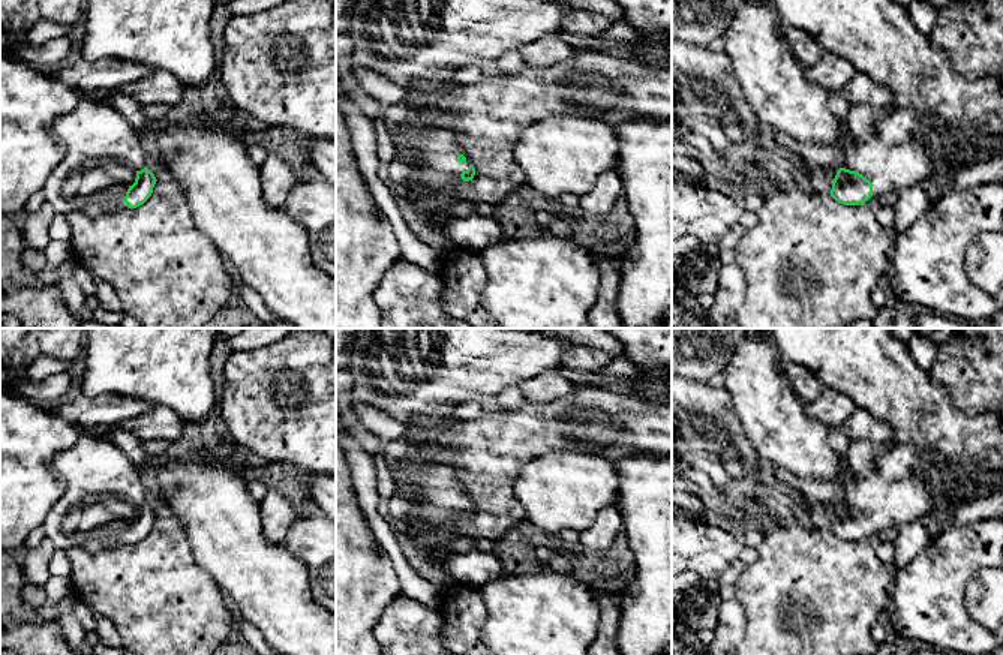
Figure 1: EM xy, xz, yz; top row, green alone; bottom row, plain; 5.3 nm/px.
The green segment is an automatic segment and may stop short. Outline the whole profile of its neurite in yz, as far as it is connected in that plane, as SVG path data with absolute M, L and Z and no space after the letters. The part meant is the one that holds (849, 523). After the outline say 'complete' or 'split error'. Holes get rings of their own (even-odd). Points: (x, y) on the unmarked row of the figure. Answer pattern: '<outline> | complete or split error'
M840 504L832 517L831 532L844 541L859 541L871 534L873 520L862 510Z | complete

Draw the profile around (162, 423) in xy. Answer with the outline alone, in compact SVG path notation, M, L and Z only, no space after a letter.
M156 405L148 412L121 424L96 426L82 432L94 436L108 436L112 429L123 429L139 441L159 439L174 442L183 438L186 426L187 423L181 420L171 408Z

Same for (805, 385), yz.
M787 363L783 366L783 370L789 379L790 388L804 403L814 402L826 388L817 376L801 364Z

